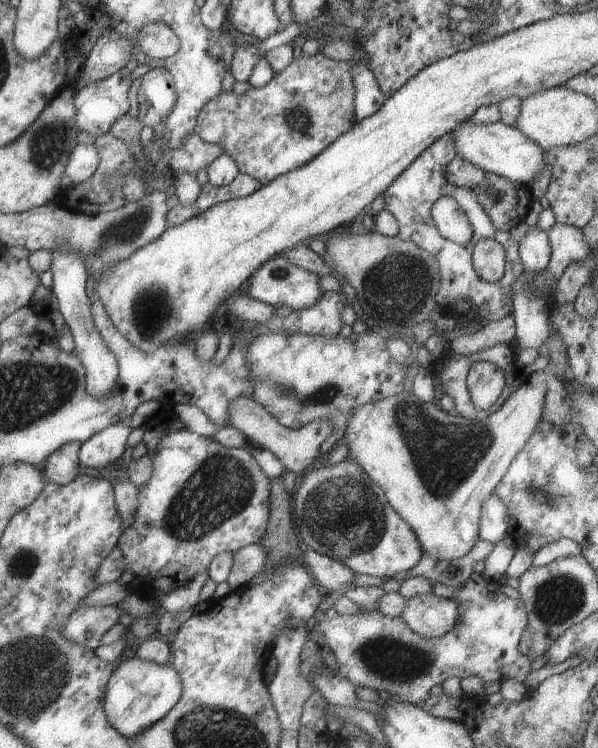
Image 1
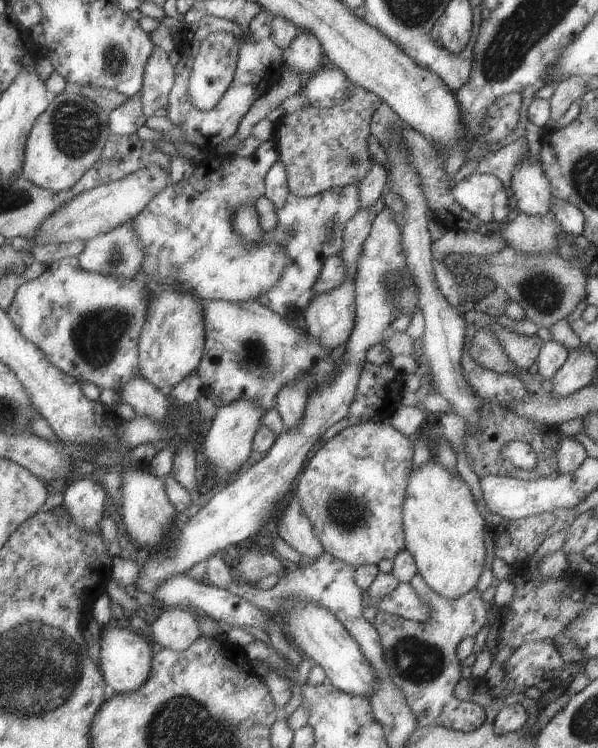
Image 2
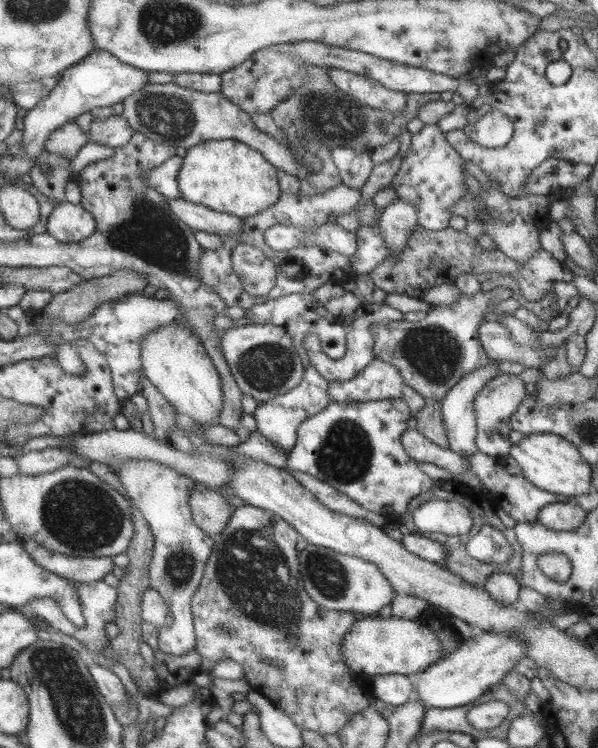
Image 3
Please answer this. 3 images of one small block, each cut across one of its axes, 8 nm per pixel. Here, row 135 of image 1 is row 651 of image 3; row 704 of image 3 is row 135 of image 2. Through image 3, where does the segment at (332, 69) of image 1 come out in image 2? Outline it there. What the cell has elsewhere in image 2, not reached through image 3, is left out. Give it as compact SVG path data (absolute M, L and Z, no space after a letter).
M349 81L343 102L329 108L303 106L277 118L272 141L285 168L289 192L297 197L309 197L331 188L356 186L371 167L367 151L369 122L380 104L376 95Z

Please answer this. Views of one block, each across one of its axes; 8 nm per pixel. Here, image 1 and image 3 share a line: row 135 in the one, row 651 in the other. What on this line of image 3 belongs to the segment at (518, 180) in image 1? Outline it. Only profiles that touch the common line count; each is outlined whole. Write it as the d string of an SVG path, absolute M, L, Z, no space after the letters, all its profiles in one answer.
M477 630L475 635L467 641L463 641L457 648L444 658L431 664L425 671L417 673L417 682L413 687L413 696L425 708L451 709L473 703L482 696L482 693L490 687L502 682L509 670L513 670L516 663L524 656L524 645L515 636L497 635L494 632Z

